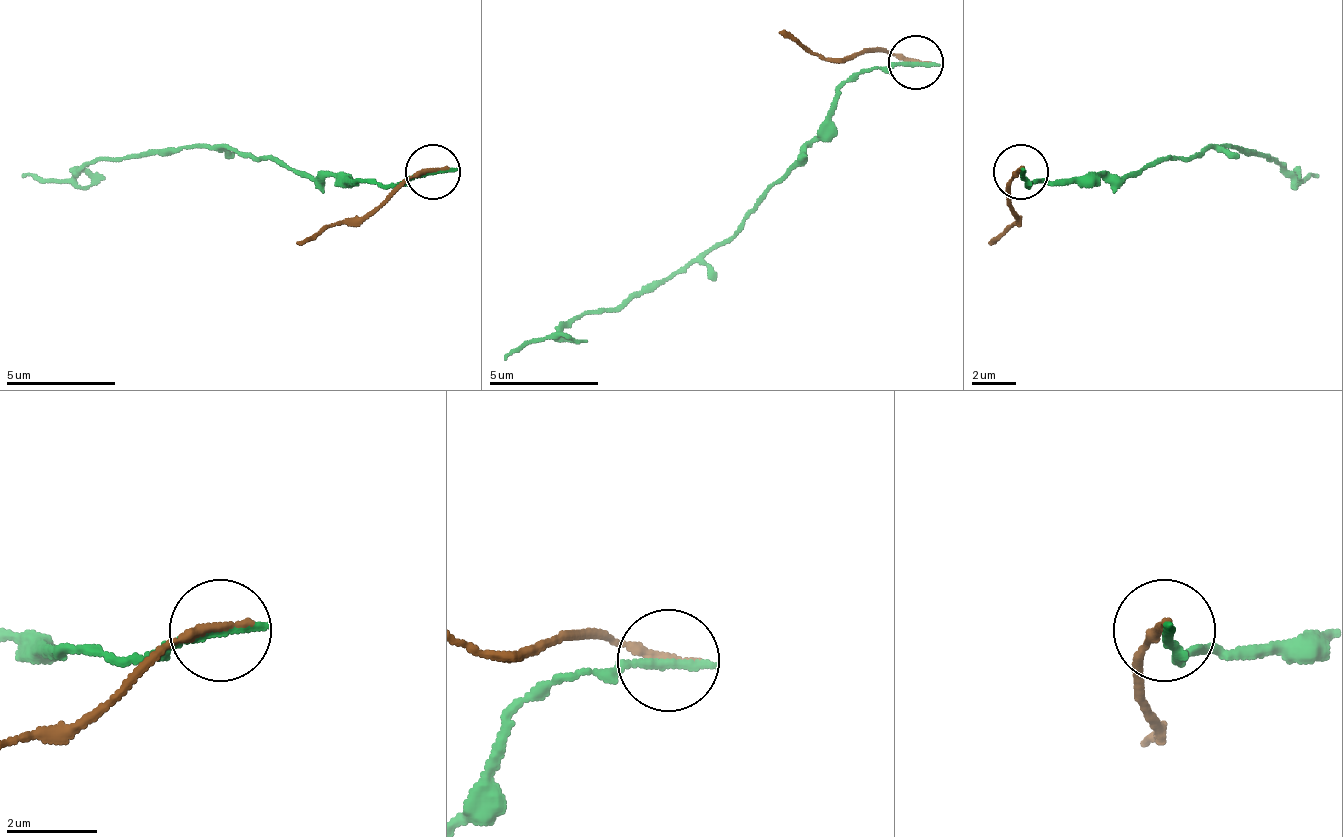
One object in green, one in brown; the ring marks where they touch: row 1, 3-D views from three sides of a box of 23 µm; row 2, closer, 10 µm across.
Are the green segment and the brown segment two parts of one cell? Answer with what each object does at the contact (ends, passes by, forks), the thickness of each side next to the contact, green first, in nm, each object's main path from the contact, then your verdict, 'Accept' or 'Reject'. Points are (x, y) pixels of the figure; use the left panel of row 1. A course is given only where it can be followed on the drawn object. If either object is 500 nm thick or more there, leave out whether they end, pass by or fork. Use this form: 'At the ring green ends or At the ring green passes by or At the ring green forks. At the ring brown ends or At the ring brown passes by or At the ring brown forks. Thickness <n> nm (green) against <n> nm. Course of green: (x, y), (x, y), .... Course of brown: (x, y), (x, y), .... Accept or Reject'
At the ring green ends. At the ring brown ends. Thickness 240 nm (green) against 200 nm. Course of green: (434, 173), (374, 184), (303, 178), (243, 156), (199, 145), (84, 162), (68, 178), (24, 178). Course of brown: (434, 173), (401, 184), (363, 216), (347, 216), (297, 244). Reject

